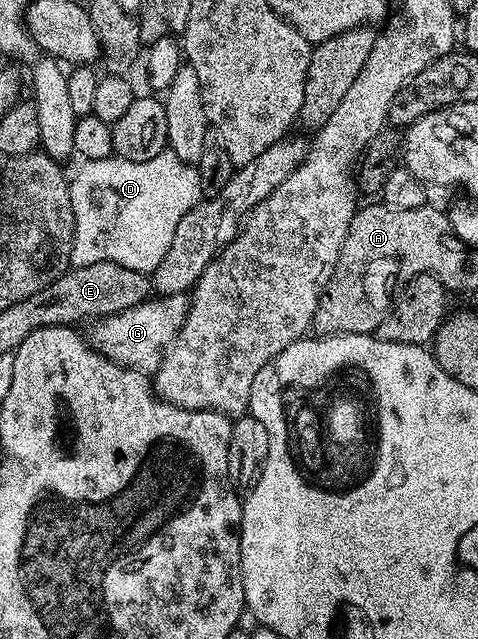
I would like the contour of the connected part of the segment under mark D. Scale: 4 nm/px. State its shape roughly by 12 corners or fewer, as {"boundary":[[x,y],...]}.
{"boundary":[[83,161],[72,266],[154,274],[204,200],[198,168]]}

